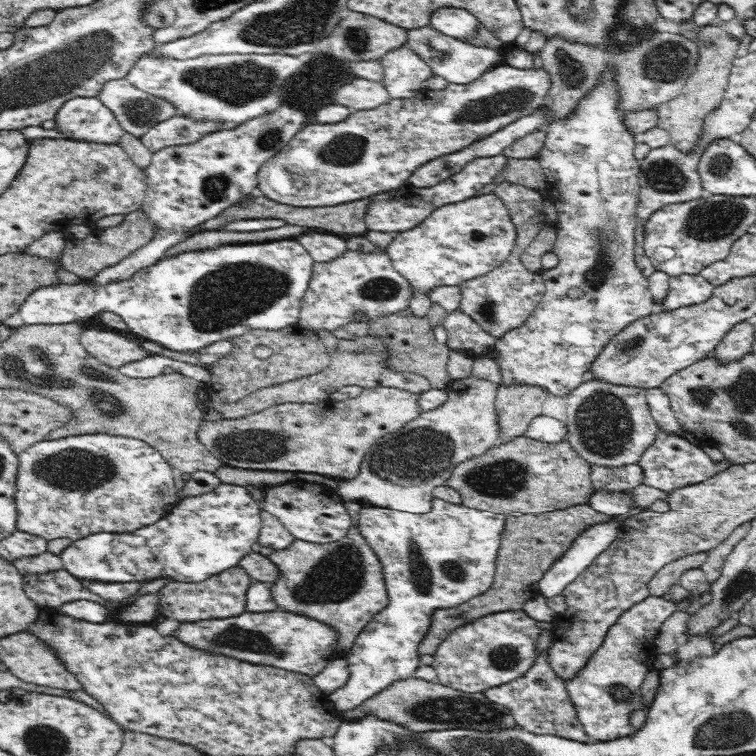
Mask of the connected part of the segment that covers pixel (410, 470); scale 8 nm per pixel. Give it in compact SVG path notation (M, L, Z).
M468 378L452 381L446 388L448 399L435 409L424 410L421 415L392 434L385 434L365 454L359 473L347 480L337 480L337 492L345 501L369 502L371 506L408 513L424 514L431 510L435 498L433 490L447 485L452 470L461 462L476 458L487 450L502 444L495 409L495 398L499 385L487 379Z

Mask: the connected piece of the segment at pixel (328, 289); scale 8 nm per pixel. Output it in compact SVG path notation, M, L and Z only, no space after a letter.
M348 249L332 262L313 262L297 324L314 332L334 331L346 323L354 324L353 316L358 311L366 313L369 319L399 313L409 306L410 298L412 289L408 281L394 270L391 258L384 249L370 254Z

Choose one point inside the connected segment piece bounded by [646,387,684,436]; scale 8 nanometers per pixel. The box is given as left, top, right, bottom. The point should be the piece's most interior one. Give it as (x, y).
(659, 404)

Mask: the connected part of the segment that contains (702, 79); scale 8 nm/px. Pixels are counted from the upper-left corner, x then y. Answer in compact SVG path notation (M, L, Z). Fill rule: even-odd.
M708 25L699 28L697 40L699 60L692 74L685 81L684 91L670 102L656 106L658 127L670 133L670 144L683 152L692 152L701 133L704 117L723 99L728 87L732 63L736 59L741 40L734 38L722 26Z

